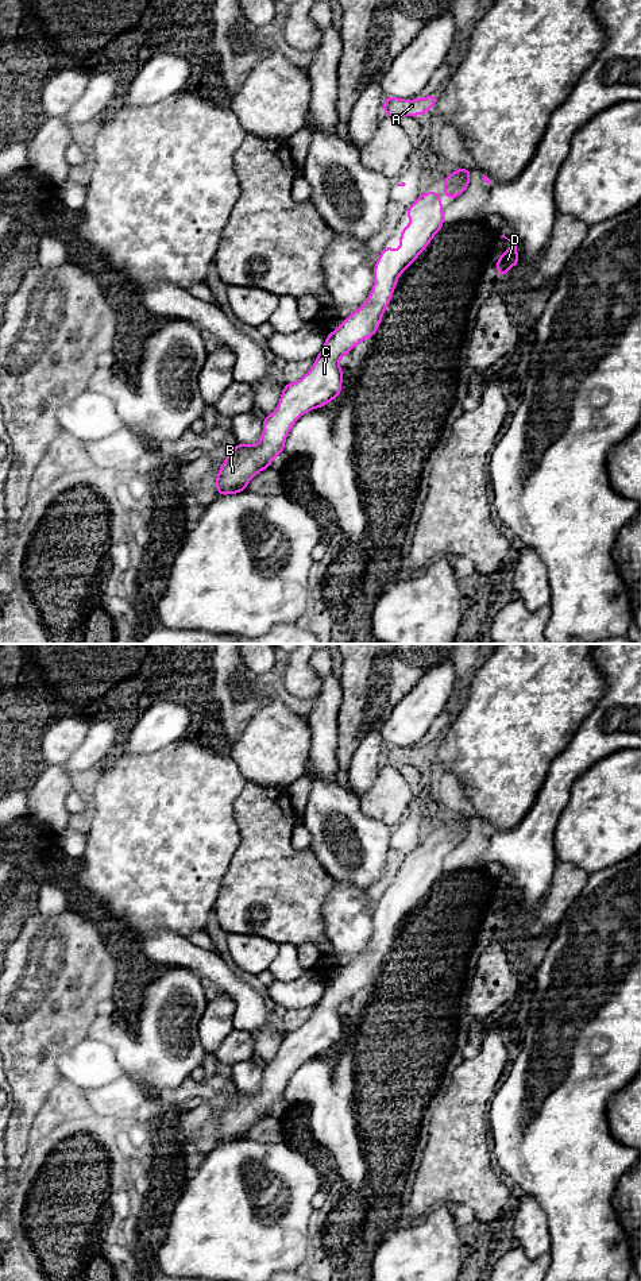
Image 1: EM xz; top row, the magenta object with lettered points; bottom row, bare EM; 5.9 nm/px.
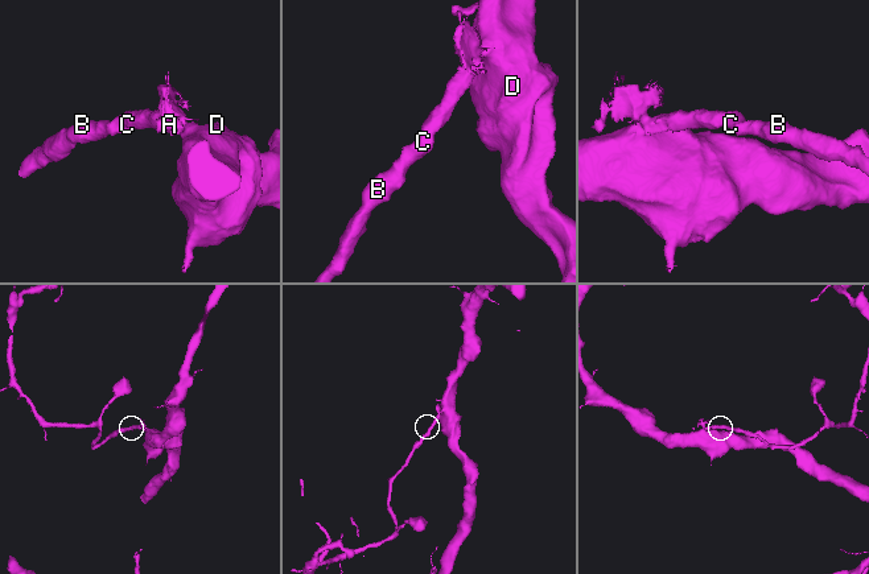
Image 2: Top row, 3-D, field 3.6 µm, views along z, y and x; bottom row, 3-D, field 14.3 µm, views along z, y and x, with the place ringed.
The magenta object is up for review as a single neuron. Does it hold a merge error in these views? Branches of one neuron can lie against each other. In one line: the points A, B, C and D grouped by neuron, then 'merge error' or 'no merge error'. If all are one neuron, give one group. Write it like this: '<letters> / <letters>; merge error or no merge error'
A B C D; no merge error

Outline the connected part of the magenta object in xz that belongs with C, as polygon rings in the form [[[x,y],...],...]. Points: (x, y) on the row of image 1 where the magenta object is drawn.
[[[439,192],[421,193],[405,211],[405,217],[412,217],[413,223],[401,231],[401,251],[394,252],[386,244],[374,266],[375,282],[364,305],[327,335],[309,373],[285,385],[277,409],[263,417],[260,441],[255,445],[239,443],[227,455],[216,478],[217,497],[247,491],[246,486],[252,476],[270,468],[271,460],[285,452],[287,432],[297,418],[340,397],[344,370],[339,367],[339,359],[377,333],[401,273],[412,266],[443,228],[443,213]]]

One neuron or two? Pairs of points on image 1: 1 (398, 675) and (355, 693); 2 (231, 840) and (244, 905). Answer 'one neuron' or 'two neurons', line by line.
1: one neuron
2: two neurons

